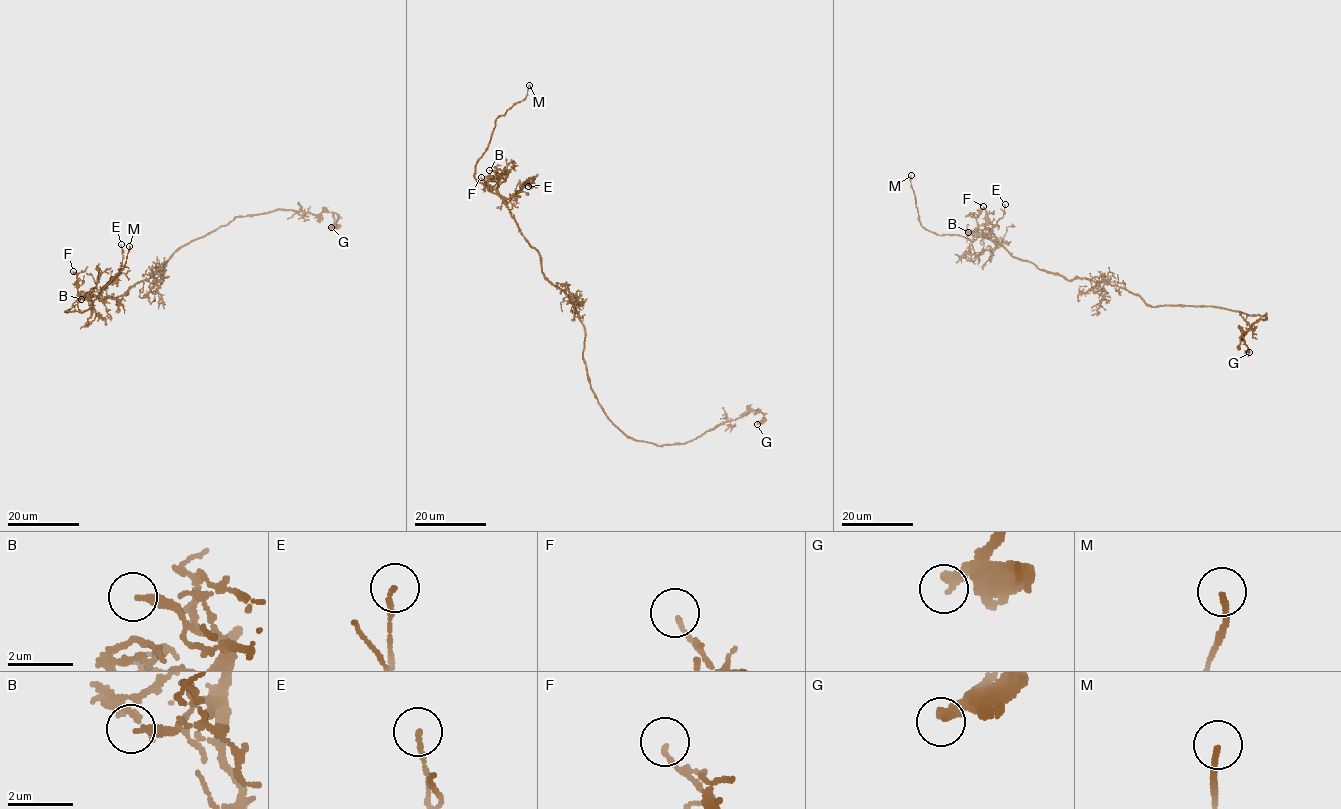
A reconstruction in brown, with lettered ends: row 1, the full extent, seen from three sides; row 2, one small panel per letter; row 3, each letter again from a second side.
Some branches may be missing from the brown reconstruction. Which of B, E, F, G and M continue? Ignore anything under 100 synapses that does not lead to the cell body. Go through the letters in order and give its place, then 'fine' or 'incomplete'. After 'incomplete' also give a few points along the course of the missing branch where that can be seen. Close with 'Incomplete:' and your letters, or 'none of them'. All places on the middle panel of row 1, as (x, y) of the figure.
B: place (489, 170); fine
E: place (528, 186); fine
F: place (481, 177); fine
G: place (757, 424); fine
M: place (529, 85); incomplete; course (529, 85), (523, 85), (537, 70), (537, 56), (549, 50)
Incomplete: M

